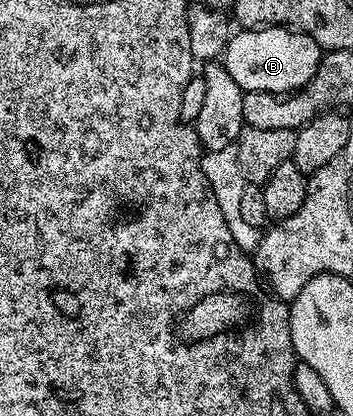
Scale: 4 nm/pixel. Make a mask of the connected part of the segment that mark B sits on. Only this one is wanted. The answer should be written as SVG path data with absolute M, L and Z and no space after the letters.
M261 26L240 30L229 39L224 47L222 63L224 68L238 82L244 93L262 90L274 94L296 92L310 78L314 78L314 70L318 70L318 62L322 49L314 38L304 32L297 32L283 26Z

